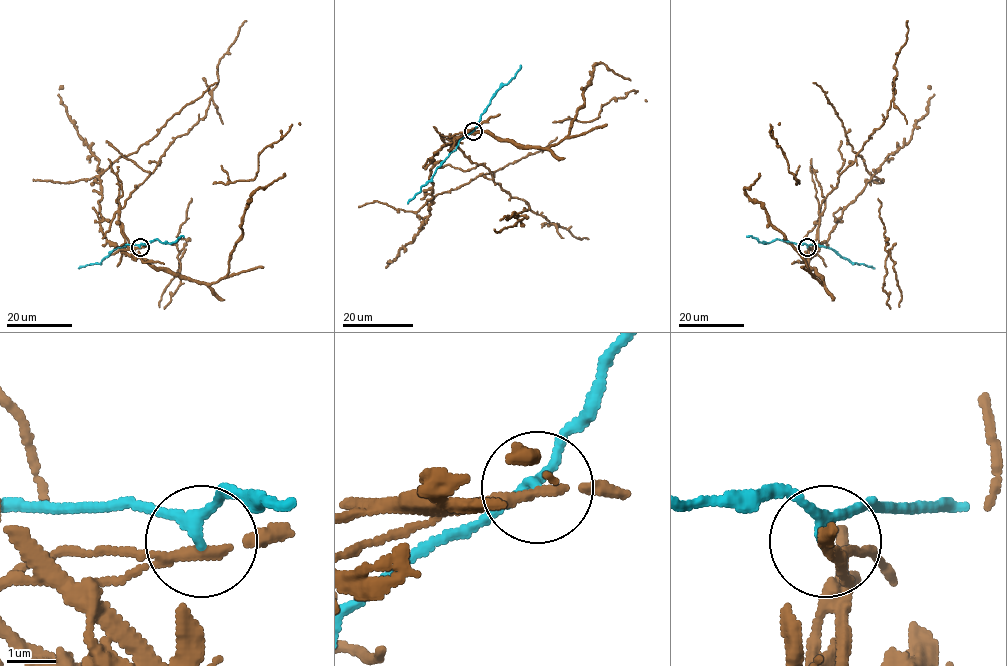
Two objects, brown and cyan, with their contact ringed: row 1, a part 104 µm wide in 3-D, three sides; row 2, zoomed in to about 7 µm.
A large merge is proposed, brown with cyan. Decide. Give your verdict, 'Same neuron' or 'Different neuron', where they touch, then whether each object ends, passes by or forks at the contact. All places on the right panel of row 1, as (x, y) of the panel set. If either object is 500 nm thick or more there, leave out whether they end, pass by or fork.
Different neuron. Place: (807, 247). At the ring brown passes by. At the ring cyan passes by

